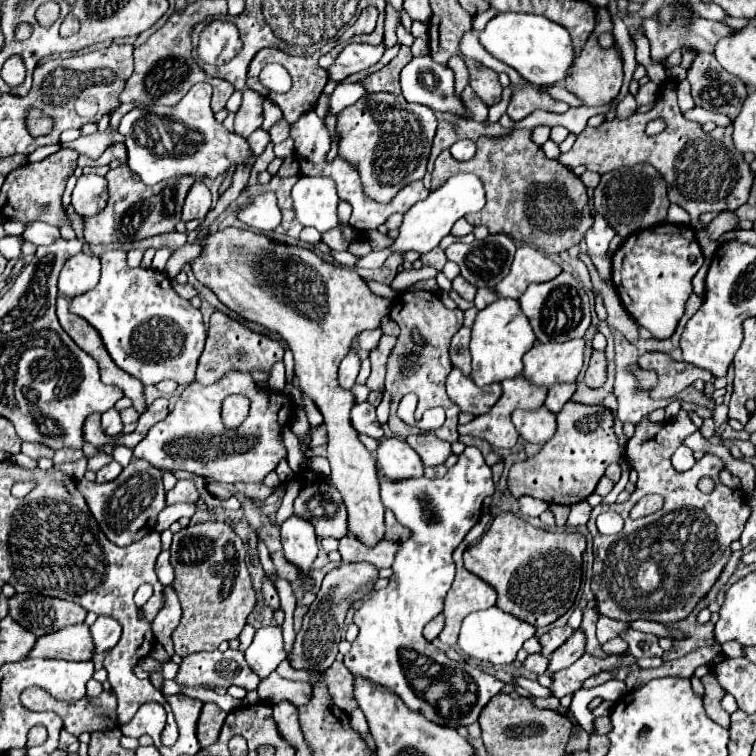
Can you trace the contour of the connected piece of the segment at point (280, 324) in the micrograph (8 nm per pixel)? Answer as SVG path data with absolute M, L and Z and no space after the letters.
M228 227L216 233L210 233L204 245L204 251L198 259L192 261L194 277L206 285L230 311L240 315L246 321L266 327L268 331L280 335L294 353L296 377L294 383L306 393L320 413L324 415L324 425L328 431L328 461L332 467L332 485L340 491L344 505L348 509L348 529L366 545L376 545L384 535L384 505L380 499L380 481L374 455L358 441L358 433L350 425L350 409L354 405L354 395L340 389L336 381L336 371L340 361L348 355L352 339L366 331L378 329L380 319L390 313L392 299L382 299L370 293L364 279L356 271L342 265L332 265L322 261L314 251L302 249L298 245L276 243L268 235L256 235L248 229Z

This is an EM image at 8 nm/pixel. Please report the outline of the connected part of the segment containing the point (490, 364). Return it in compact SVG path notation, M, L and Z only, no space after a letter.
M502 299L490 303L486 309L478 311L476 321L472 325L472 341L470 341L470 353L472 353L472 381L478 387L500 383L504 379L512 379L522 373L522 355L532 349L536 343L536 337L532 333L532 327L528 325L528 319L522 315L518 301L514 299Z

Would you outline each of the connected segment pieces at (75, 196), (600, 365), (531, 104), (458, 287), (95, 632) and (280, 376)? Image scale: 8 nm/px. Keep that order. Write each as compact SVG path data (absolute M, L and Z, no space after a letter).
M82 175L72 193L72 205L78 215L96 215L104 207L92 207L90 201L94 197L102 197L106 193L106 179L100 175Z
M592 351L592 357L590 357L590 365L586 369L586 377L584 377L584 383L588 387L600 387L606 379L606 359L604 359L604 351Z
M528 87L528 89L514 89L512 101L508 105L508 115L518 121L524 119L528 113L532 113L534 109L544 109L544 111L554 111L554 113L564 113L570 109L570 105L552 99L550 95L538 95L536 89Z
M458 275L458 277L452 281L452 289L454 289L460 297L464 297L466 301L472 301L474 295L476 295L476 287L470 285L462 275Z
M98 617L98 621L90 627L90 631L92 631L94 655L96 655L96 653L106 653L108 649L112 649L112 645L116 645L116 641L120 639L122 629L116 619Z
M282 361L274 365L272 375L270 375L270 379L268 379L268 385L270 385L270 389L272 389L272 391L282 393L284 385L286 385L286 379L284 379L284 363L282 363Z

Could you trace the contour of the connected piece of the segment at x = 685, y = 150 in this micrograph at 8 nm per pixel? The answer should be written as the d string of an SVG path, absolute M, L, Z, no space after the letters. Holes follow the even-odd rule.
M666 81L650 111L634 113L622 121L604 121L600 127L586 127L578 135L574 147L568 153L562 153L558 161L570 169L574 169L576 165L586 165L588 171L596 171L600 175L622 167L648 163L656 167L658 173L666 179L670 203L686 209L694 223L706 211L736 211L748 201L754 175L748 163L742 159L742 153L738 153L736 165L732 125L716 127L716 131L704 133L700 123L688 121L680 113L676 89L676 81ZM658 117L666 121L666 129L660 135L648 137L644 133L644 127L648 121Z

